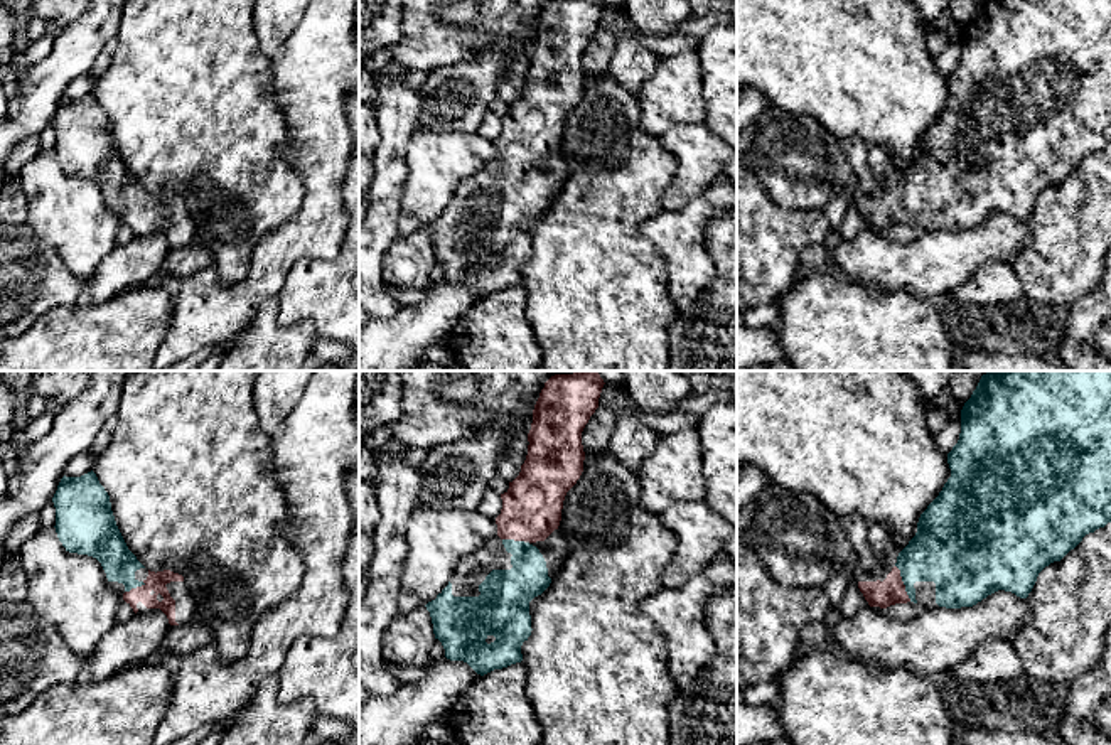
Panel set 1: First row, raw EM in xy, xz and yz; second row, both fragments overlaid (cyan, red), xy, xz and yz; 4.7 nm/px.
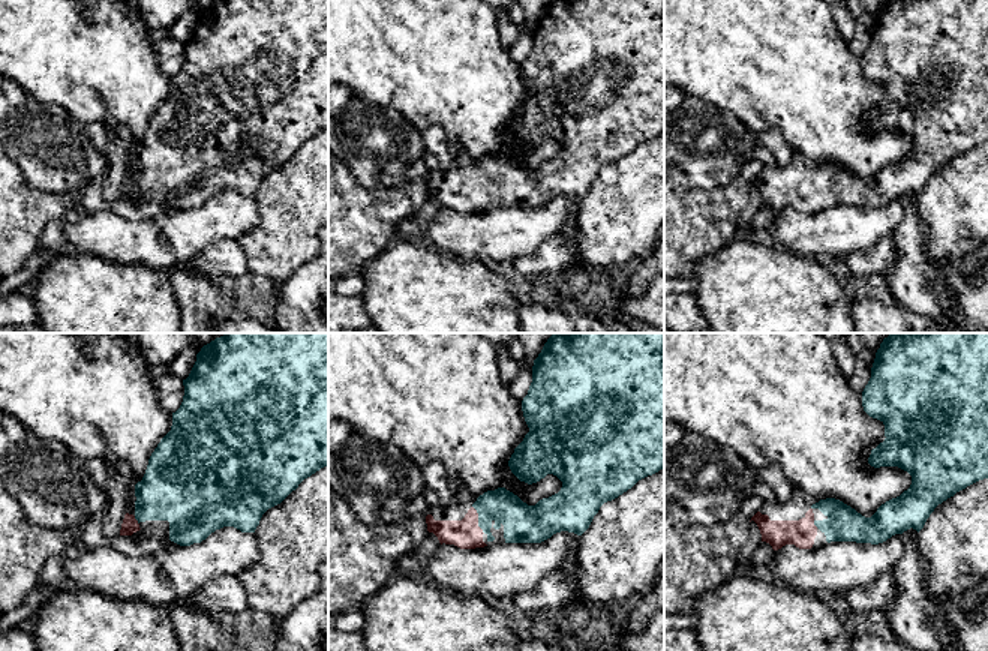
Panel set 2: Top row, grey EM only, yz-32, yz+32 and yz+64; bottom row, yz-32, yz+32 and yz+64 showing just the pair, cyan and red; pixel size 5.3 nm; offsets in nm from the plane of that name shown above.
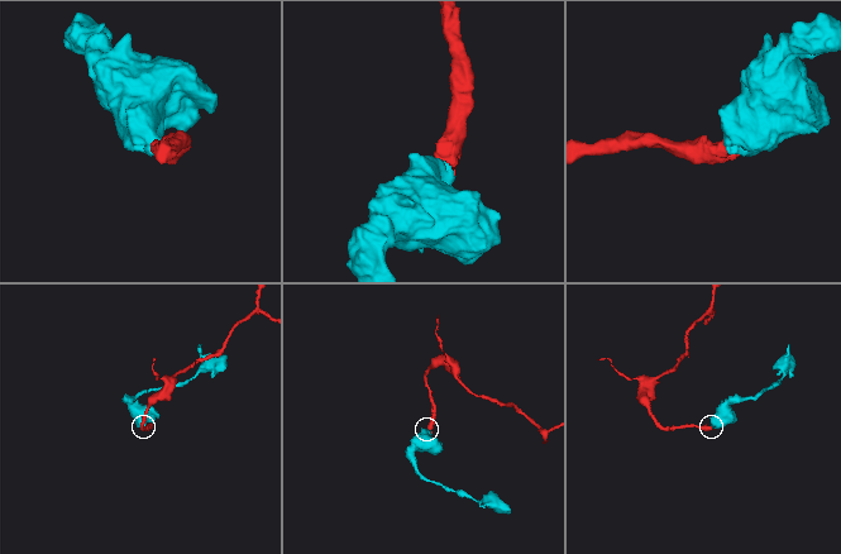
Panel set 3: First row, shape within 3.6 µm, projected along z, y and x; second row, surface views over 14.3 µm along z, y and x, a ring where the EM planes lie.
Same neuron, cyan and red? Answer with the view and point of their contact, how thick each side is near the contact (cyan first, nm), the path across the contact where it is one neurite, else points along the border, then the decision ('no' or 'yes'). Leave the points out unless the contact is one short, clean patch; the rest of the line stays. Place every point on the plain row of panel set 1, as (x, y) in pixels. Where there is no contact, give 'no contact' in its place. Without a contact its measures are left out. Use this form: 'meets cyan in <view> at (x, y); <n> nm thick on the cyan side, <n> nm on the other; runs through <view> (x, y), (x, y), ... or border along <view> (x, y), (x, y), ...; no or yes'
meets cyan in yz at (904, 206); 320 nm thick on the cyan side, 130 nm on the other; runs through yz (944, 172), (933, 177), (904, 206), (889, 214); yes

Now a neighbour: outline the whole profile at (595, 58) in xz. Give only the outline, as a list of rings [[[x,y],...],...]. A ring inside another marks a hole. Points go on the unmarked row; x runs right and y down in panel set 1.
[[[598,29],[582,54],[585,78],[597,78],[609,72],[609,61],[614,54],[617,37]]]

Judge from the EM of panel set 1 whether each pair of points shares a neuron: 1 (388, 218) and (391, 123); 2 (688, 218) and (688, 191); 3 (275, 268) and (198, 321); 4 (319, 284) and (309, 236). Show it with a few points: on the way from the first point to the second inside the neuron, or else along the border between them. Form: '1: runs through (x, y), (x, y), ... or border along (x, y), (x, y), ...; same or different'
1: runs through (388, 194), (391, 147); same
2: border along (703, 194), (698, 194), (678, 209), (663, 211); different
3: runs through (257, 287), (236, 305), (216, 312); same
4: border along (341, 243), (332, 258), (300, 262), (284, 282); different

